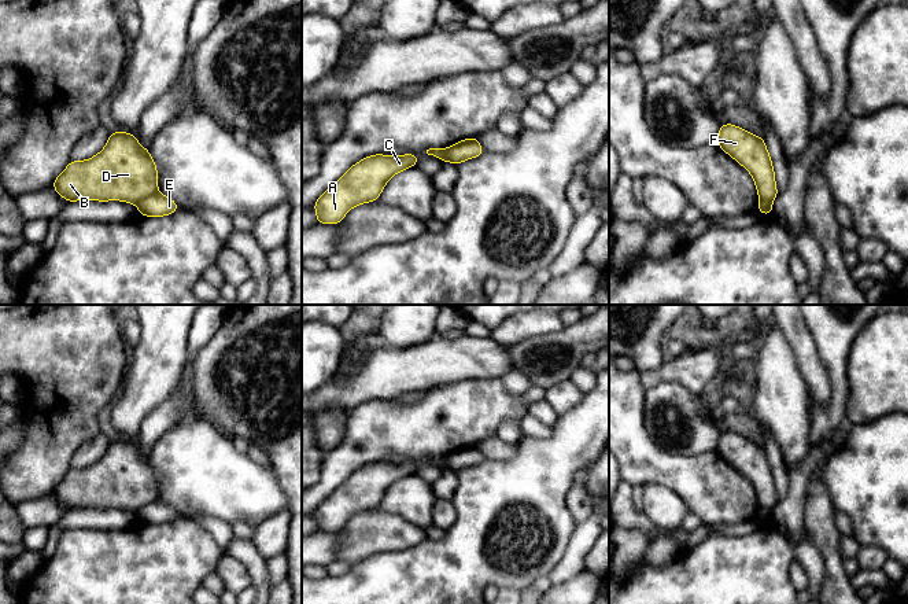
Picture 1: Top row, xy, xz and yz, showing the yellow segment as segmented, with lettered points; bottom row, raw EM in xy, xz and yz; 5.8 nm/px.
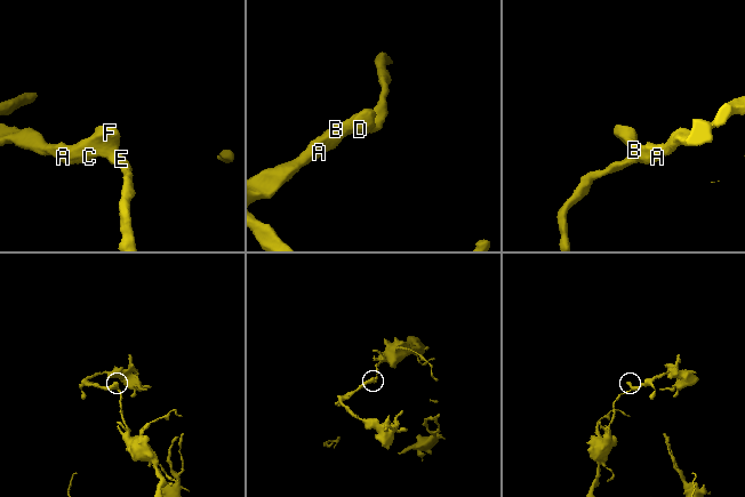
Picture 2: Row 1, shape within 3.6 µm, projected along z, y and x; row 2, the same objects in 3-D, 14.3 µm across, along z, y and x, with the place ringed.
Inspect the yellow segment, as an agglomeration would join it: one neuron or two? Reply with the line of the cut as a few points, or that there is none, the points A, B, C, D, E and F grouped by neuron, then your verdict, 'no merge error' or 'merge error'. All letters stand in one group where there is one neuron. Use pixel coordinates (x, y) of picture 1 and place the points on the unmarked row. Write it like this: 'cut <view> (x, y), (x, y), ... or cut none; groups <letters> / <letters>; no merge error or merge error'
cut xy (157, 498), (136, 511); groups A B C D F / E; merge error

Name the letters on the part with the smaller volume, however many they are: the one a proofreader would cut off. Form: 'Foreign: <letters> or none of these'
Foreign: A, B, C, D, F

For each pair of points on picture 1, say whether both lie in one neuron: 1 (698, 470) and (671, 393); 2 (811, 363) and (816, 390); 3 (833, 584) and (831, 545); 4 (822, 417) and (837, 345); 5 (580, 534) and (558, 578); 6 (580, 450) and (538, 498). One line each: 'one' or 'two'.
1: two
2: one
3: one
4: one
5: one
6: one

